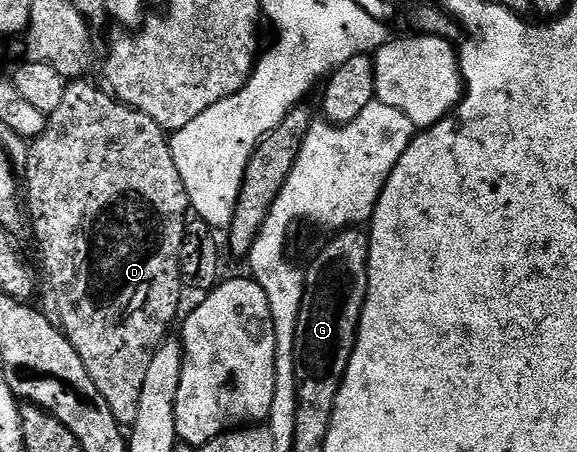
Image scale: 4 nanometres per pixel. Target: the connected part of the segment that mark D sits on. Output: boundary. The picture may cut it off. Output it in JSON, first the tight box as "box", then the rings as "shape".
{"box":[22,79,190,427],"shape":[[[76,79],[76,80],[73,80],[73,81],[72,81],[72,82],[71,82],[71,84],[69,84],[69,85],[68,85],[68,86],[67,86],[67,88],[65,88],[65,90],[64,90],[64,94],[63,94],[63,95],[62,95],[62,103],[58,103],[58,107],[57,107],[57,108],[56,108],[56,109],[55,109],[55,110],[54,110],[54,111],[53,111],[53,112],[52,112],[52,114],[51,114],[51,115],[50,115],[50,116],[49,116],[49,117],[48,117],[48,126],[47,126],[47,127],[46,127],[46,128],[45,128],[45,129],[44,129],[44,130],[43,130],[43,131],[42,131],[42,135],[38,135],[38,136],[37,136],[37,137],[36,137],[36,138],[34,138],[34,140],[33,140],[33,141],[32,141],[32,142],[31,142],[31,144],[29,144],[29,146],[28,146],[28,162],[26,162],[26,163],[25,163],[25,165],[24,165],[24,167],[23,167],[23,168],[22,168],[22,181],[23,181],[23,184],[24,184],[24,185],[25,185],[25,186],[26,186],[26,213],[27,213],[27,216],[28,216],[28,217],[29,217],[29,218],[31,218],[31,220],[32,220],[32,217],[33,217],[33,219],[34,219],[34,220],[36,220],[36,241],[37,241],[37,243],[38,243],[38,244],[40,244],[40,261],[41,261],[41,263],[42,263],[42,264],[44,264],[44,273],[45,273],[45,275],[46,275],[46,276],[48,276],[48,285],[49,285],[49,287],[50,287],[50,288],[52,288],[52,293],[53,293],[53,295],[54,295],[54,296],[56,296],[56,313],[57,313],[57,314],[56,314],[56,313],[55,313],[55,316],[56,316],[56,317],[57,317],[57,318],[58,318],[58,324],[59,324],[59,326],[60,326],[60,328],[61,328],[61,329],[63,329],[63,331],[64,331],[64,333],[65,333],[65,335],[67,335],[67,336],[68,336],[68,342],[70,342],[70,343],[71,343],[71,344],[72,344],[72,345],[73,345],[73,346],[74,346],[74,348],[76,348],[76,350],[77,350],[77,351],[78,351],[78,355],[79,355],[79,356],[80,356],[80,358],[81,358],[81,359],[82,359],[82,363],[83,363],[83,364],[84,364],[84,366],[85,366],[85,367],[86,367],[86,371],[87,371],[87,372],[88,372],[88,374],[89,374],[89,375],[90,375],[90,379],[94,379],[94,387],[98,387],[98,391],[99,391],[99,392],[100,392],[100,394],[101,394],[101,395],[102,395],[102,399],[106,399],[106,403],[110,403],[110,411],[111,411],[111,412],[112,412],[112,414],[113,414],[113,415],[114,415],[114,419],[115,419],[115,420],[116,420],[116,422],[117,422],[117,423],[119,423],[119,425],[120,425],[120,426],[121,426],[121,427],[130,427],[130,426],[132,426],[132,424],[134,424],[134,422],[135,422],[135,421],[136,421],[136,420],[137,420],[137,419],[138,419],[138,399],[142,399],[142,383],[146,383],[146,370],[147,370],[147,369],[149,369],[149,367],[150,367],[150,359],[154,359],[154,355],[155,355],[155,354],[156,354],[156,353],[157,353],[157,351],[159,351],[159,350],[160,350],[160,346],[161,346],[161,345],[163,345],[163,344],[164,344],[164,342],[165,342],[165,340],[166,340],[166,338],[167,338],[167,337],[168,337],[168,336],[169,336],[169,333],[168,333],[168,328],[170,328],[170,327],[171,327],[171,325],[172,325],[172,320],[174,320],[174,319],[175,319],[175,317],[176,317],[176,312],[178,312],[178,311],[179,311],[179,309],[180,309],[180,289],[181,289],[181,290],[182,290],[182,282],[181,282],[181,279],[180,279],[180,252],[181,252],[181,251],[182,251],[182,239],[183,239],[183,238],[184,238],[184,226],[185,226],[185,224],[186,224],[186,222],[187,222],[187,221],[188,221],[188,220],[189,220],[189,217],[190,217],[190,206],[189,206],[189,202],[188,202],[188,197],[187,197],[187,193],[186,193],[186,187],[185,187],[185,186],[184,186],[184,185],[183,185],[183,181],[182,181],[182,177],[181,177],[181,175],[180,175],[180,174],[179,174],[179,173],[178,173],[178,169],[177,169],[177,168],[176,168],[176,167],[175,167],[175,163],[174,163],[174,157],[173,157],[173,156],[172,156],[172,154],[171,154],[171,147],[170,147],[170,145],[169,145],[169,138],[170,138],[170,137],[169,137],[169,134],[168,134],[168,133],[167,133],[167,132],[166,132],[166,130],[165,130],[165,129],[163,129],[163,127],[161,127],[161,126],[160,126],[160,125],[159,125],[159,124],[158,124],[158,123],[154,123],[154,119],[150,119],[150,115],[142,115],[142,111],[138,111],[138,110],[137,110],[137,109],[131,109],[131,108],[130,108],[130,106],[129,106],[129,105],[123,105],[123,104],[122,104],[122,102],[120,102],[120,101],[119,101],[119,100],[118,100],[118,99],[117,99],[117,97],[113,97],[113,96],[112,96],[112,94],[111,94],[111,92],[109,92],[109,90],[108,90],[108,89],[107,89],[107,88],[104,88],[104,87],[99,87],[99,88],[100,88],[100,89],[95,89],[95,87],[94,87],[94,86],[92,86],[92,85],[91,85],[91,83],[90,83],[90,82],[88,82],[88,79]]]}

